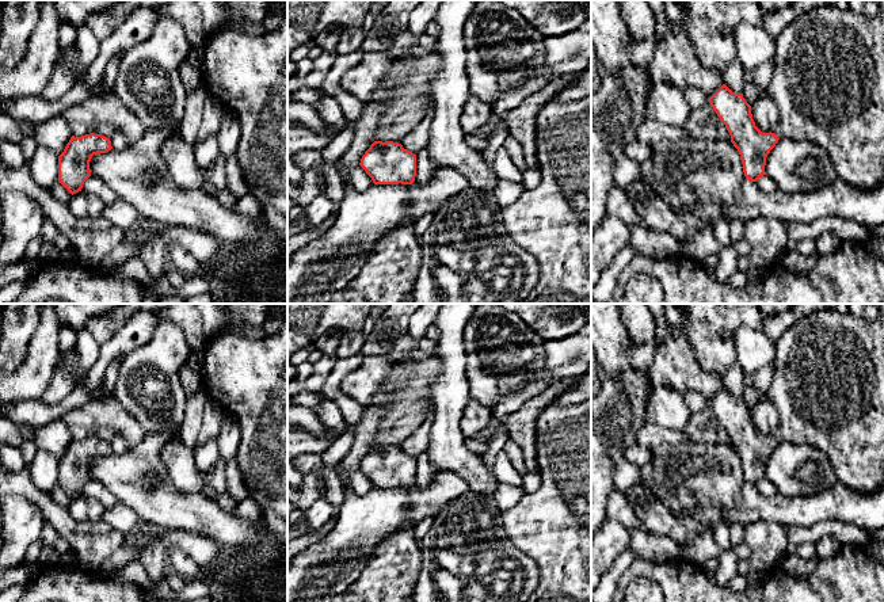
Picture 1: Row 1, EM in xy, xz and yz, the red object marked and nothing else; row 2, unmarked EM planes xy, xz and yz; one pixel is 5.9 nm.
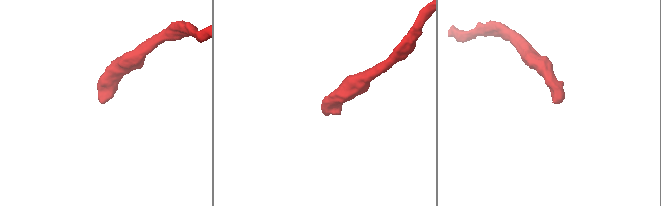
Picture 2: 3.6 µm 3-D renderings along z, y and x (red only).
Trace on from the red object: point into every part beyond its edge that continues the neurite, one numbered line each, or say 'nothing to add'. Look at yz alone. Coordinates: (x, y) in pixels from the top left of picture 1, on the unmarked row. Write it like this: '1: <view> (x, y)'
1: yz (827, 385)

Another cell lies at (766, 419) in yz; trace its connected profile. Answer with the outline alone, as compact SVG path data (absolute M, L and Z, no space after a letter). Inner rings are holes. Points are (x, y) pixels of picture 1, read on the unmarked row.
M767 399L761 400L751 408L751 418L755 430L762 437L774 437L781 424L777 408Z

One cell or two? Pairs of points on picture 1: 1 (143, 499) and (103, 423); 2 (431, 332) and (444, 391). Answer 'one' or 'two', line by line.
1: two
2: two

